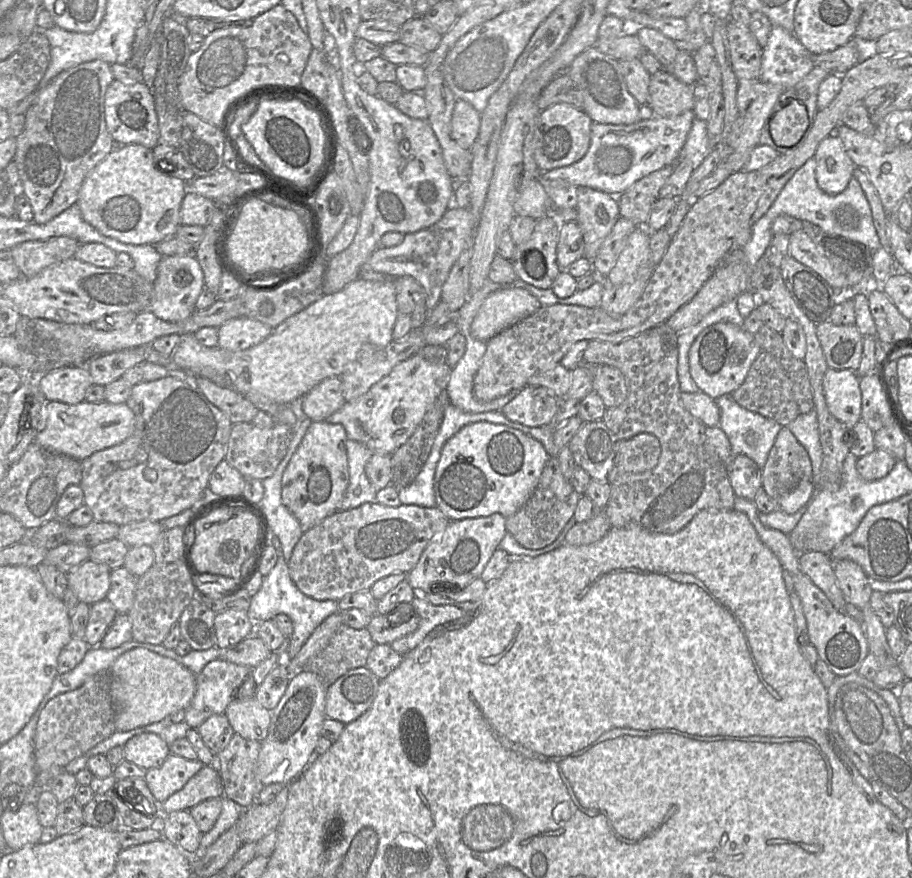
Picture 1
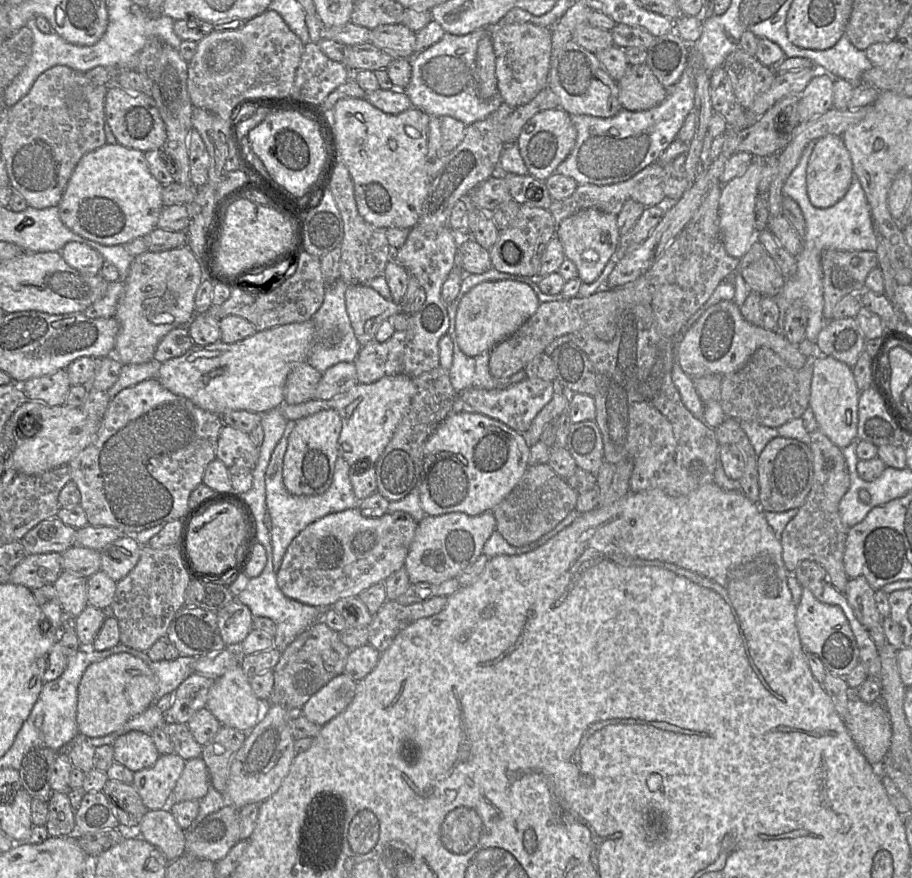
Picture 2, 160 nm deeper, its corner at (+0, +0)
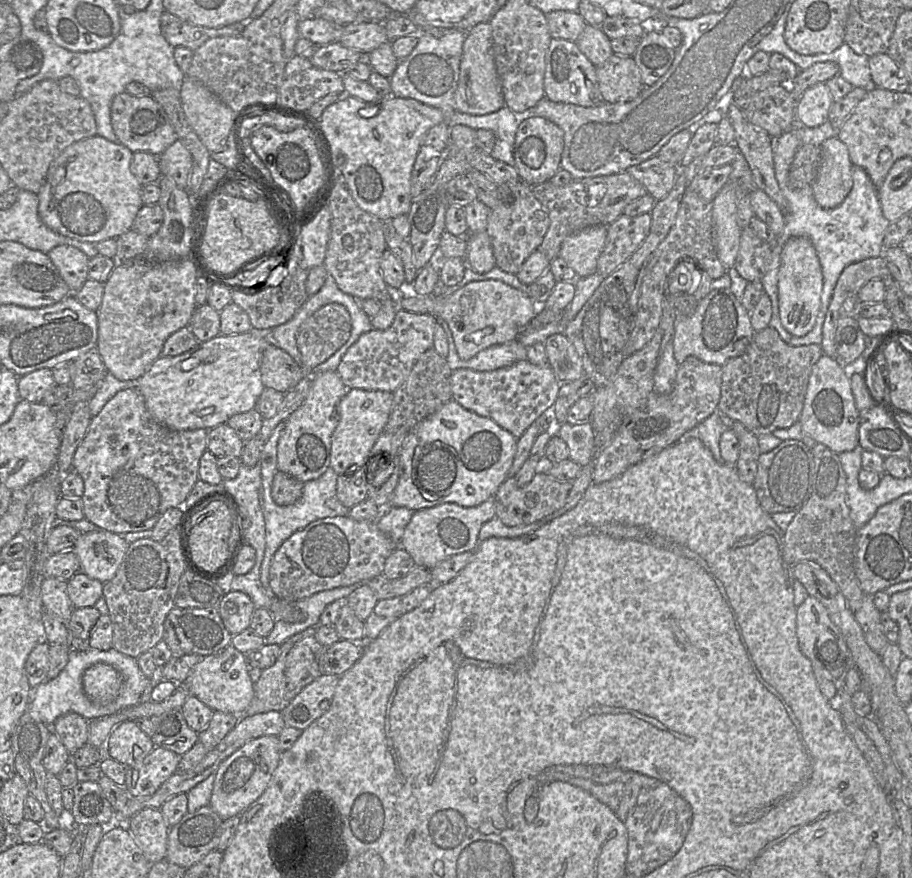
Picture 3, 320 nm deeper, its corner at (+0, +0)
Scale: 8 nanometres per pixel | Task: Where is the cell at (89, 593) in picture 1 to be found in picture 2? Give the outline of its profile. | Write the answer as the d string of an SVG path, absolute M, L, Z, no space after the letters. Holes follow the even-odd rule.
M62 572L53 583L62 609L77 617L88 606L87 578Z

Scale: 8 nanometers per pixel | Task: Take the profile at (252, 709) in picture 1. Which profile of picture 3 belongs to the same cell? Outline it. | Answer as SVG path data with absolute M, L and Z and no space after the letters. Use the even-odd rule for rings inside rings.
M231 644L216 653L203 657L183 682L190 695L208 706L212 711L240 715L254 696L254 683L246 669L246 655Z

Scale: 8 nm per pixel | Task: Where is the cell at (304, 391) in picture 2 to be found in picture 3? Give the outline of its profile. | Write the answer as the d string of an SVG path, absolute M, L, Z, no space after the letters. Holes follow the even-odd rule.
M268 342L260 363L265 387L286 393L307 377L306 371L283 349Z

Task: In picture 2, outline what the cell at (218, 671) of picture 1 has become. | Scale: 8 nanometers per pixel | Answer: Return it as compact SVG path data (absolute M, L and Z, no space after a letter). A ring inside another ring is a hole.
M197 673L190 675L176 689L172 706L163 712L165 722L187 724L197 711L206 707L208 692L214 681Z

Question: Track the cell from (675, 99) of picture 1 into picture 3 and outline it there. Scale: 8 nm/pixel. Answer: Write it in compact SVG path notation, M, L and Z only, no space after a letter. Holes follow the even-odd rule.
M614 54L596 68L598 88L604 102L624 103L644 89L641 73L632 57Z

